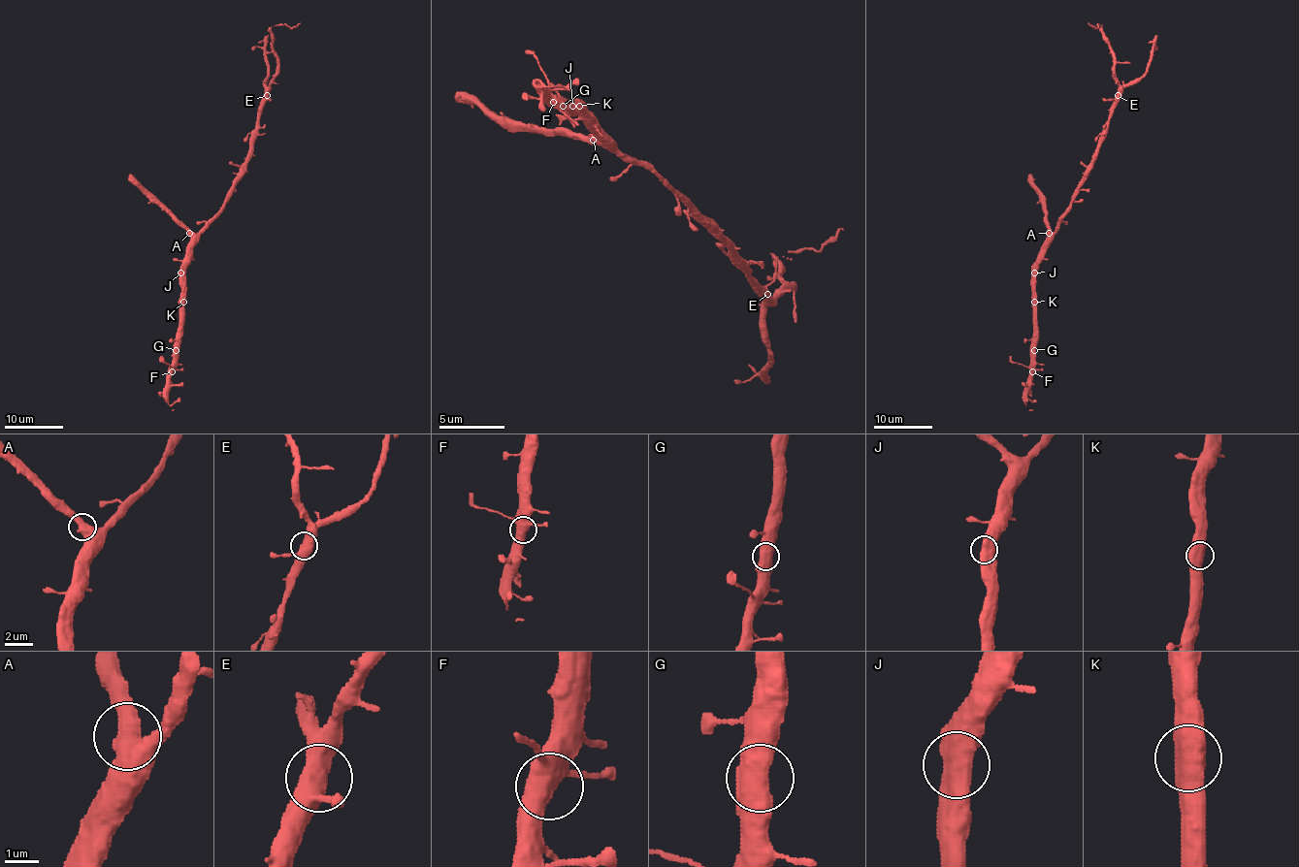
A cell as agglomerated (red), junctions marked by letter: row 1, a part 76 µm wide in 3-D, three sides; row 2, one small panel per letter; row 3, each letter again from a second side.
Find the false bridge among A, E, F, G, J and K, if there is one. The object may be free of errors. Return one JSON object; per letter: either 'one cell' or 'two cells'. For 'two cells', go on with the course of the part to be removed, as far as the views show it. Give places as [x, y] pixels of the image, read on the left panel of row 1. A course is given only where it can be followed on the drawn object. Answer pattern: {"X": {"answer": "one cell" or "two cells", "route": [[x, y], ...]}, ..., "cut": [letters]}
{"A": {"answer": "two cells", "route": [[189, 233], [128, 178]]}, "E": {"answer": "one cell"}, "F": {"answer": "one cell"}, "G": {"answer": "one cell"}, "J": {"answer": "one cell"}, "K": {"answer": "one cell"}, "cut": ["A"]}

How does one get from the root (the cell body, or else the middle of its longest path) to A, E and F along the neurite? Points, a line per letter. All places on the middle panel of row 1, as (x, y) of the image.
A: (678, 198), (652, 172), (642, 165), (632, 165), (612, 144), (599, 144), (593, 139)
E: (678, 198), (744, 264), (744, 271), (767, 294)
F: (678, 198), (649, 168), (632, 161), (579, 109), (560, 109), (553, 102)

